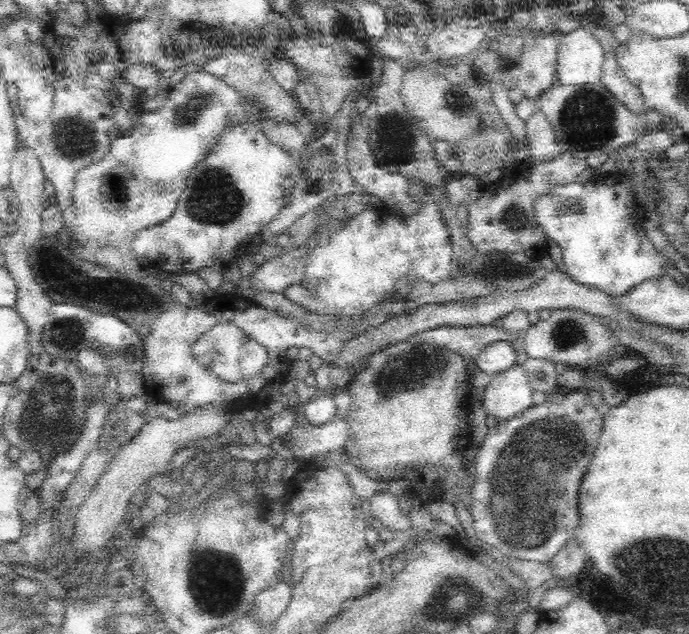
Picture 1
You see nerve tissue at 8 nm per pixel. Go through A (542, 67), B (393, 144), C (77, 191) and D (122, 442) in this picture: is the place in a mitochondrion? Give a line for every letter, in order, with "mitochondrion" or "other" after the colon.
A: other
B: mitochondrion
C: other
D: other

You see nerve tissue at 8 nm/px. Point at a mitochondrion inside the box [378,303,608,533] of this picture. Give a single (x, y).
(568, 333)

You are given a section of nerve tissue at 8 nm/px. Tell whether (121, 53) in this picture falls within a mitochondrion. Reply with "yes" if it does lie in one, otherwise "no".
no

